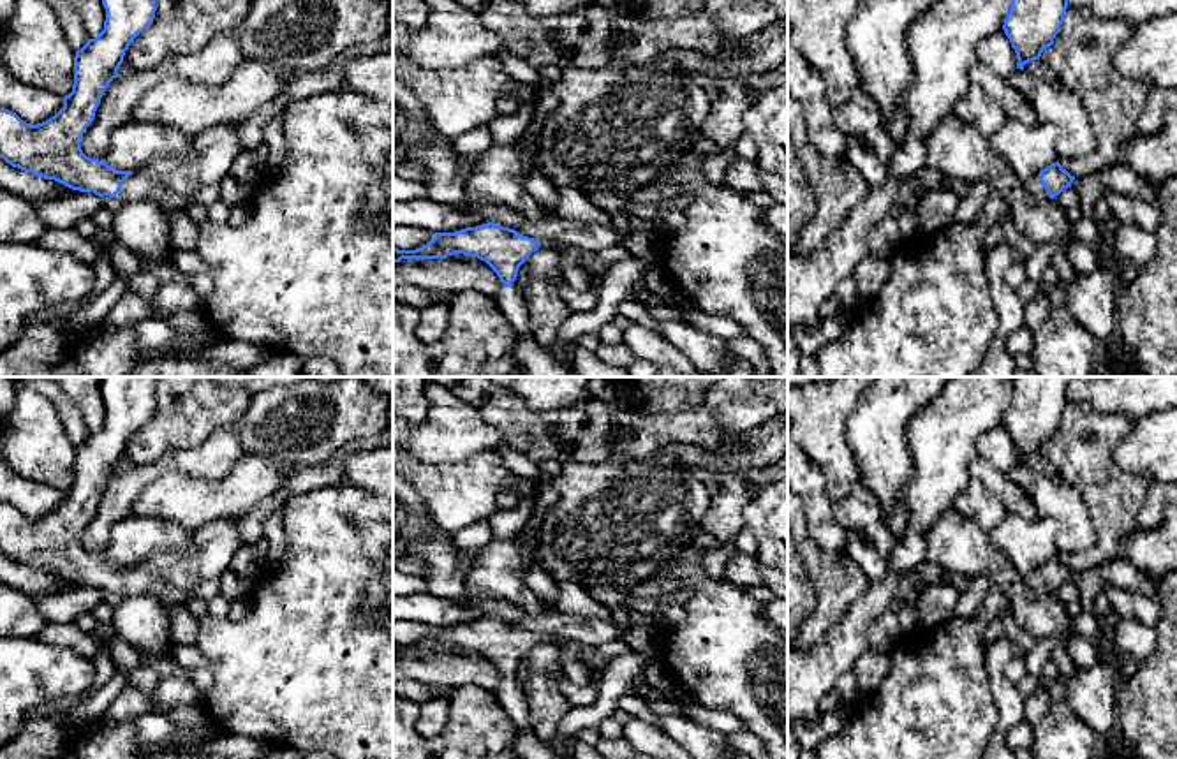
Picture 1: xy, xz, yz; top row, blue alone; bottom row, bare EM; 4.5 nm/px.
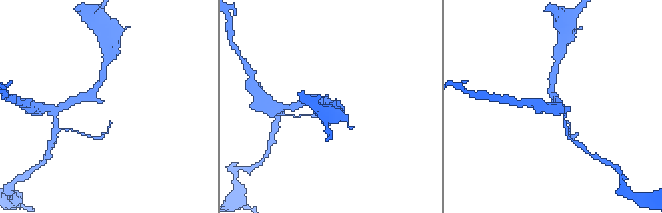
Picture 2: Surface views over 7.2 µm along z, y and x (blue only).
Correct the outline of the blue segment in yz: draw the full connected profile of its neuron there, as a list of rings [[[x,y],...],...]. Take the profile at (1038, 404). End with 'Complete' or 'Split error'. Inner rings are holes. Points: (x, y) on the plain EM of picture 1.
[[[1011,377],[1011,402],[1003,424],[1017,447],[1017,463],[1040,454],[1054,438],[1068,403],[1073,377]]]. Complete

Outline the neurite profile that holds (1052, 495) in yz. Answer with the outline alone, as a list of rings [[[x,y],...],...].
[[[1020,463],[1008,475],[1033,497],[1038,518],[1055,520],[1059,553],[1078,553],[1096,542],[1087,502],[1073,484],[1057,474],[1048,475],[1047,470],[1036,472]]]

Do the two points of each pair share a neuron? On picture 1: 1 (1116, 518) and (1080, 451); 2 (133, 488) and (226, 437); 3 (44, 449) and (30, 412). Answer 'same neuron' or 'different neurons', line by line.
1: same neuron
2: same neuron
3: same neuron

